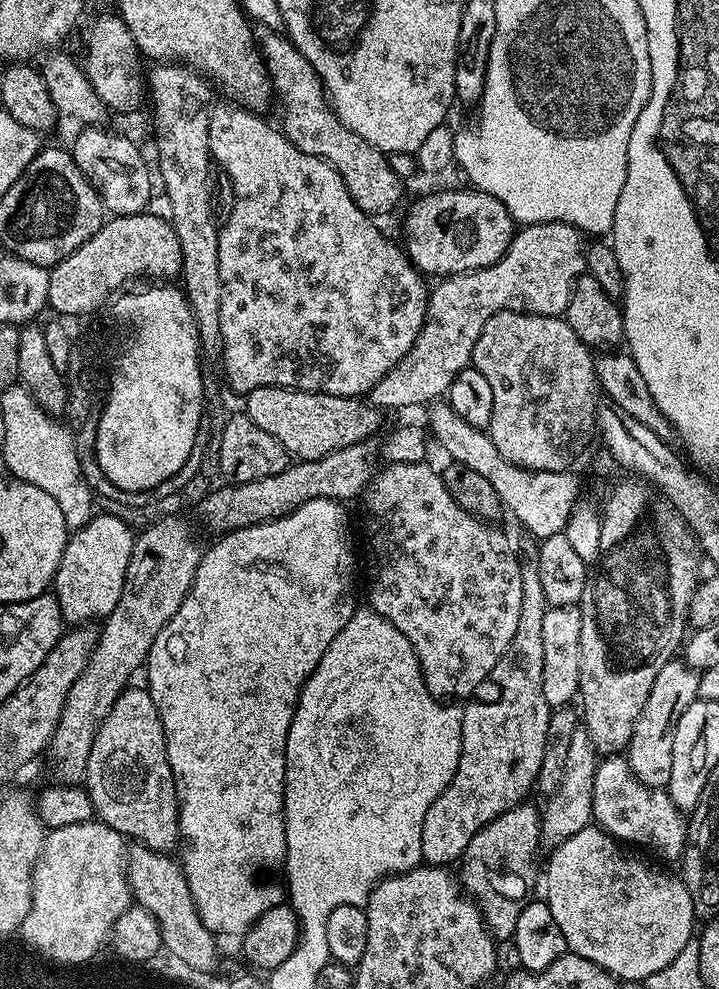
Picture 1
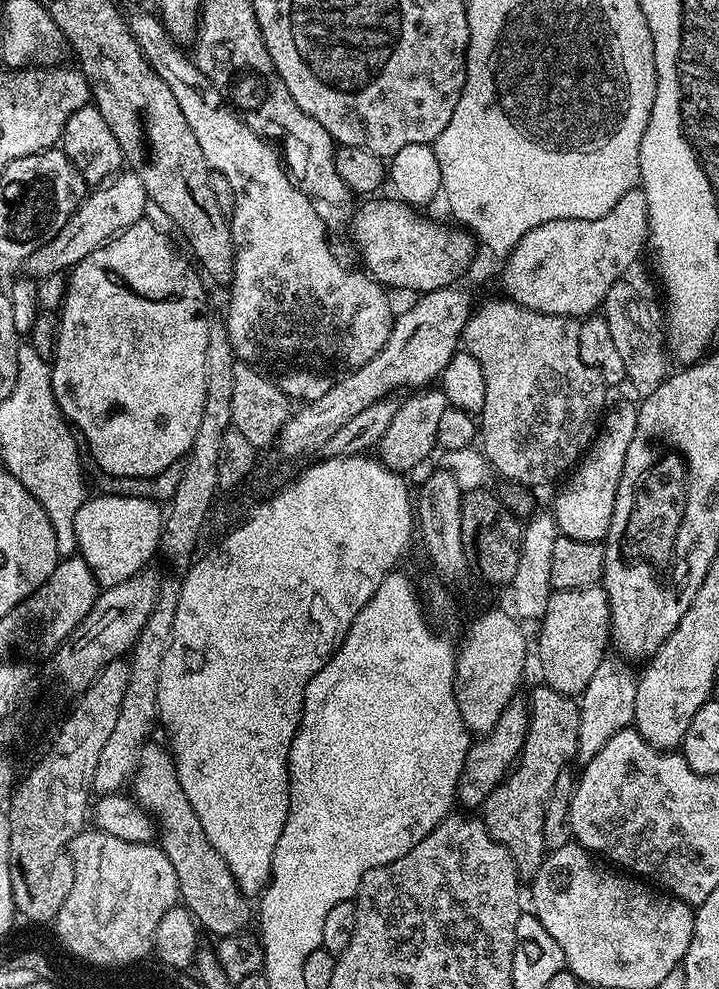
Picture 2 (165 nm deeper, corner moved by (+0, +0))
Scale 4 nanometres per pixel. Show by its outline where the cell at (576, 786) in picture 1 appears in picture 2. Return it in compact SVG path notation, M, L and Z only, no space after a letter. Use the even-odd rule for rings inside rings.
M606 656L594 670L590 683L586 690L581 692L578 703L579 708L579 730L577 761L581 765L588 764L594 755L598 754L606 742L624 728L633 723L634 698L637 697L637 675L627 665L627 661L619 657Z

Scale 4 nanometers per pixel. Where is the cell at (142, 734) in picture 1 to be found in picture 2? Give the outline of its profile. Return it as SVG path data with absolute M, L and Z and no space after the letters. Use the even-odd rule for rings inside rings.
M148 742L141 748L130 779L131 795L152 817L158 829L158 847L164 851L166 858L170 858L174 874L178 874L180 900L183 907L196 917L197 925L205 933L213 932L213 937L216 938L243 932L249 927L251 920L253 923L253 905L252 908L248 905L251 904L249 897L237 886L234 874L230 874L226 858L222 858L222 854L218 854L218 850L210 846L210 838L206 838L206 830L202 830L202 822L198 822L198 814L194 814L190 798L186 798L178 782L176 762L171 751L161 744Z

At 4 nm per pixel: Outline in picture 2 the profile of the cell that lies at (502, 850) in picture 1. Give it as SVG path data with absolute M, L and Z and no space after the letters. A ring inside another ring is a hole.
M539 687L533 690L530 699L528 733L520 758L482 805L482 819L489 834L502 846L506 846L506 850L510 850L523 875L528 878L536 875L546 855L542 826L554 782L558 782L558 774L565 772L568 763L577 759L579 746L579 703L573 697L563 696L558 690Z

